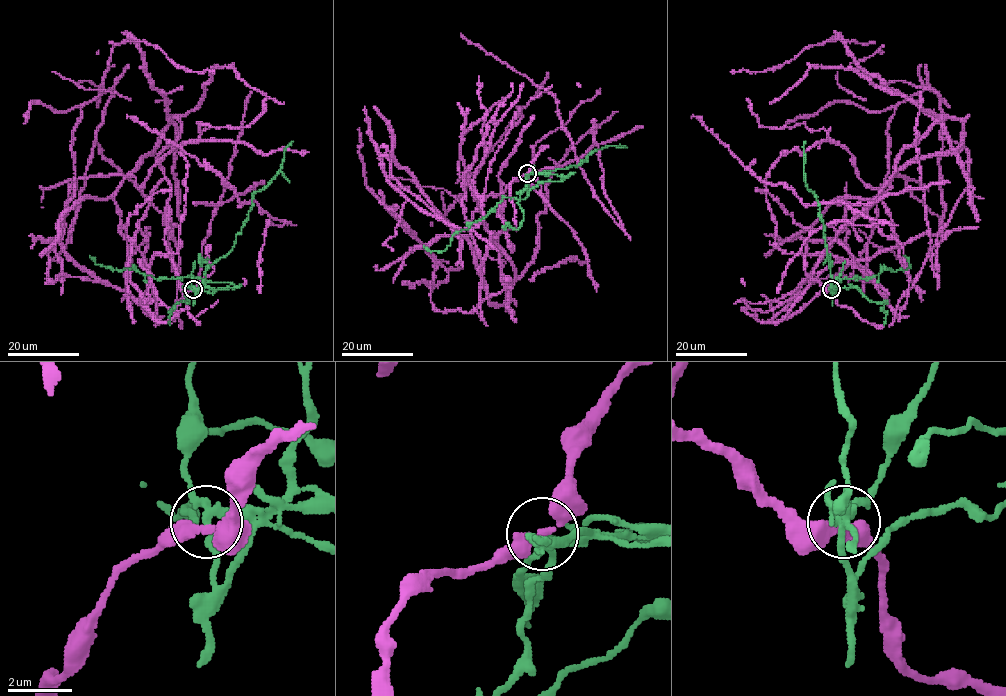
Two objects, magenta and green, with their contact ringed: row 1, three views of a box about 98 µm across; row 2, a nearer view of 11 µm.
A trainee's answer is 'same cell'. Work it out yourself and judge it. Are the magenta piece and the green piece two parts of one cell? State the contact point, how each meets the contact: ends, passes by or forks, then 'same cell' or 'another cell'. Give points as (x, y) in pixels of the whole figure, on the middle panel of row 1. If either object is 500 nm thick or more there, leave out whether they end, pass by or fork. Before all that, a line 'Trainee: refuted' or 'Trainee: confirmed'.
Trainee: refuted
place (527, 173); magenta passes by; green passes by; another cell

